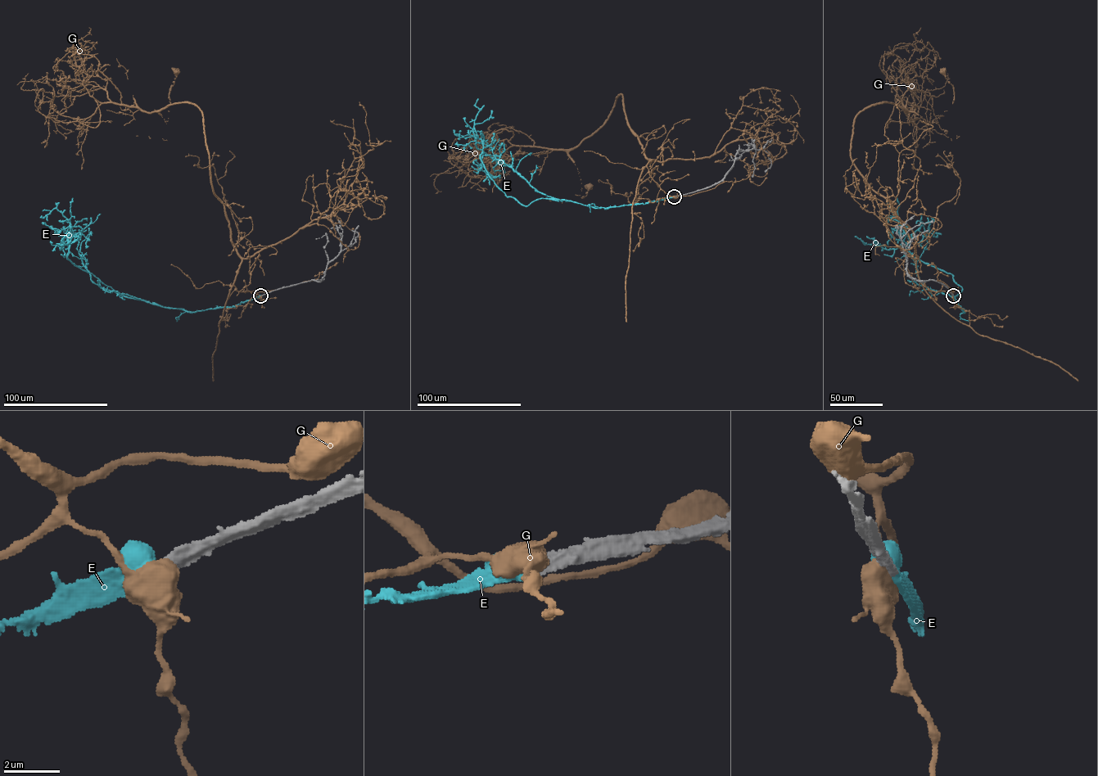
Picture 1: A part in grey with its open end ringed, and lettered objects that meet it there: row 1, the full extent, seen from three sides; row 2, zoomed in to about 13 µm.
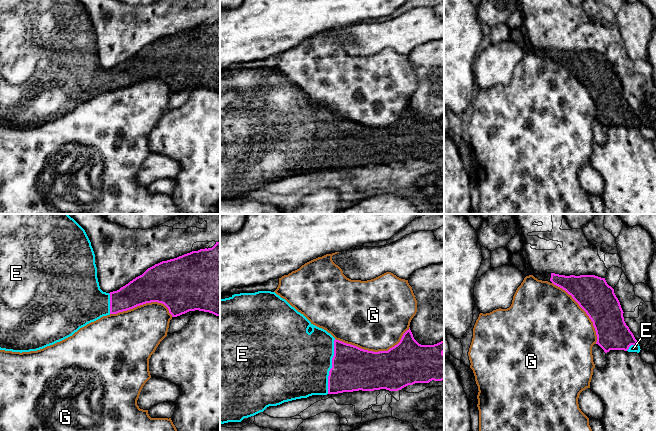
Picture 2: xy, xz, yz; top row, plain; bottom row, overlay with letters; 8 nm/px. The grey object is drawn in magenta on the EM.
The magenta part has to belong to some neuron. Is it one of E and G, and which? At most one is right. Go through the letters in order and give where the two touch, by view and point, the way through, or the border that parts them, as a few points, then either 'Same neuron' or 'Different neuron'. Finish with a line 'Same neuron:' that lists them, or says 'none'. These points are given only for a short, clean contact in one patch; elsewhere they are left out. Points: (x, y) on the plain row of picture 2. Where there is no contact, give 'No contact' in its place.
E: Touches magenta at xz (332, 142). Same neuron
G: Touches magenta at xz (374, 128). Different neuron
Same neuron: E

